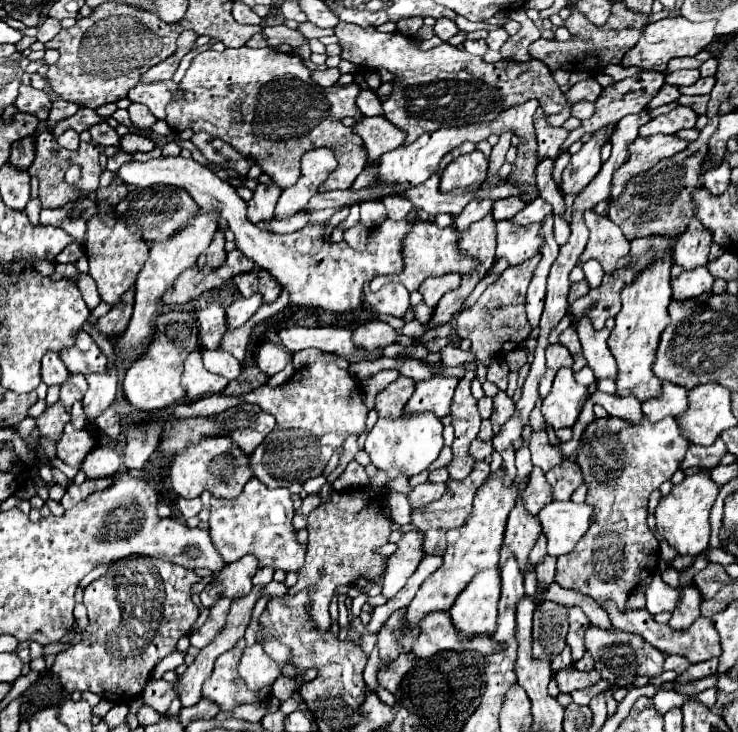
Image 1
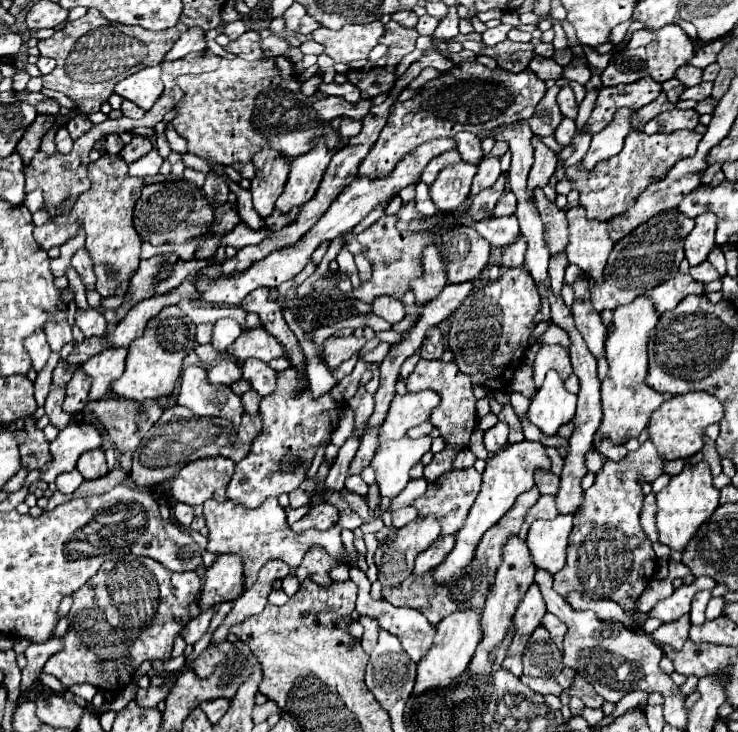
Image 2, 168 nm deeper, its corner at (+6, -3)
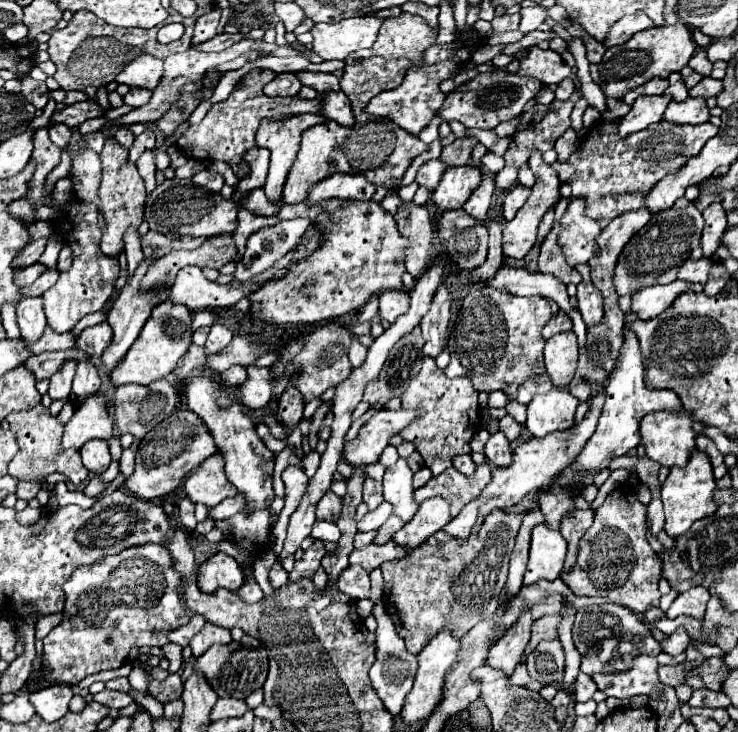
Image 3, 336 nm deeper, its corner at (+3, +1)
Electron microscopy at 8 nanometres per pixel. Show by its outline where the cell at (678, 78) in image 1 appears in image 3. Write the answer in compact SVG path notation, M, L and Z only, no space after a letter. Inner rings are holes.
M699 50L699 52L689 60L689 68L695 70L697 74L701 74L701 76L709 76L713 64L707 60L707 54L705 54L703 50Z

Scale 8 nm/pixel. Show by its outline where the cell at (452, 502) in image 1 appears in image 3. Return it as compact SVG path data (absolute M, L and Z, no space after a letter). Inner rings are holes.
M479 464L471 476L447 468L443 474L433 476L425 486L415 490L415 504L421 504L427 498L441 496L451 504L451 514L459 514L465 504L481 494L481 490L491 482L489 464Z

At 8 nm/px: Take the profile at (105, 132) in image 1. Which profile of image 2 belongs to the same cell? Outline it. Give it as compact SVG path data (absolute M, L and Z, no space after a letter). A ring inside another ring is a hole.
M108 134L108 138L104 138L104 140L102 140L102 146L106 148L106 152L108 152L110 156L118 156L118 154L120 154L120 150L124 148L124 142L120 140L120 136L118 136L118 134L114 134L114 136L110 136L110 134Z

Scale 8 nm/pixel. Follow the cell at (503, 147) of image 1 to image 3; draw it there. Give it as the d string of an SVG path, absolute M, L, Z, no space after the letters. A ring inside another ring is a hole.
M483 172L483 180L479 188L471 194L471 198L463 204L463 210L471 214L473 218L487 218L489 206L491 206L491 196L495 190L495 174Z

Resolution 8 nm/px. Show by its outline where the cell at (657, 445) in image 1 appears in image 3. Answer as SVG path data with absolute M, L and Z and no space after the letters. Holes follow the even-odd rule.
M625 488L609 492L603 506L595 510L593 526L579 540L575 566L569 572L563 572L561 580L577 596L607 596L611 602L627 606L635 614L659 606L661 592L657 582L661 578L661 566L659 556L647 542L645 512L647 506L637 500L635 490L631 490L631 494Z

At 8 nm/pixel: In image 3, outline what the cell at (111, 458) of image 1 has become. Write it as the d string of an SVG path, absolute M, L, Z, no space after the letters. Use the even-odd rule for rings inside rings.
M93 440L93 442L87 442L83 448L81 448L81 458L83 458L83 464L89 472L95 472L95 474L101 474L107 470L109 462L111 462L111 454L109 454L109 444L105 440Z

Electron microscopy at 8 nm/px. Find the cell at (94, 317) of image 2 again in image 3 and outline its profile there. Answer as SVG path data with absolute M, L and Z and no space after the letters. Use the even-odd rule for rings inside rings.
M101 322L101 324L85 328L79 334L77 348L83 350L83 352L87 352L89 356L97 358L97 356L101 356L103 348L109 344L109 340L111 340L111 326L107 322Z

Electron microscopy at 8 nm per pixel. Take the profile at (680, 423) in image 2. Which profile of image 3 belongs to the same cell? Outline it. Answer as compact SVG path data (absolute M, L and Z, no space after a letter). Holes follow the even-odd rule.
M685 408L679 414L671 414L671 410L647 414L639 432L647 456L661 466L685 466L695 450L693 414Z

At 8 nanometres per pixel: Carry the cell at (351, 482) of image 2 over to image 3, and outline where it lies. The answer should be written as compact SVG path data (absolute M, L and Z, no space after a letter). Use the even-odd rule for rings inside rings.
M367 478L363 484L363 502L367 504L369 512L373 512L381 502L383 502L383 492L381 492L381 482Z

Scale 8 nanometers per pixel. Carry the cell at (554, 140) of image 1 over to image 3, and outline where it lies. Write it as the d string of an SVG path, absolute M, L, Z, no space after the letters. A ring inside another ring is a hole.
M535 150L533 154L531 154L531 158L529 158L529 168L533 170L533 174L535 174L535 186L531 188L531 194L529 194L529 198L527 198L527 202L521 206L521 210L517 212L517 216L511 220L511 222L507 222L505 226L503 226L503 252L505 252L505 256L511 256L511 258L523 258L529 250L531 250L531 246L535 244L535 236L537 236L537 226L539 226L539 220L543 218L543 214L553 206L553 204L557 204L559 202L559 176L557 176L557 172L553 170L553 166L551 164L547 164L543 158L541 158L541 152L539 150Z

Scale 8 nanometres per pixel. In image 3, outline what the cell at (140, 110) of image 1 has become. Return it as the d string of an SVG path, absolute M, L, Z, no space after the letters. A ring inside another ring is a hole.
M131 88L123 100L125 100L125 104L127 104L127 106L131 106L131 108L139 108L139 106L145 106L145 104L149 102L151 94L153 94L151 90L143 90L143 88Z

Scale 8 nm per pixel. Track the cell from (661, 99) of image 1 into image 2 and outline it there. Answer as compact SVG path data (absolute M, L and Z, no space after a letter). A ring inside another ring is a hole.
M670 78L666 84L662 84L662 88L668 94L668 100L670 102L678 102L680 96L682 96L682 92L686 90L686 86L678 78Z

